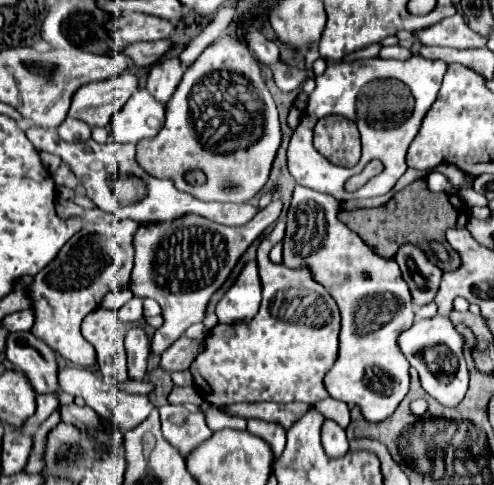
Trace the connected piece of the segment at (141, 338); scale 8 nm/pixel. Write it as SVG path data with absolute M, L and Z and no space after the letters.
M132 328L126 334L126 354L128 354L128 378L142 382L146 376L146 360L148 360L148 336L140 328Z

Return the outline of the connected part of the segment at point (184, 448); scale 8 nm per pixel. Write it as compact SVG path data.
M166 404L160 408L160 422L164 438L180 450L182 456L188 456L192 448L202 444L212 436L212 430L204 422L202 412L188 412L184 406Z

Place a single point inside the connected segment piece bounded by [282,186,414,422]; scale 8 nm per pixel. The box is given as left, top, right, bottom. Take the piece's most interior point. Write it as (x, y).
(375, 304)

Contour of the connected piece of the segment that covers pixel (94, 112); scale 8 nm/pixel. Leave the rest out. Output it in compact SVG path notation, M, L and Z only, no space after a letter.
M130 72L84 84L74 92L68 116L84 120L88 126L108 126L112 116L126 104L136 88L138 80Z

